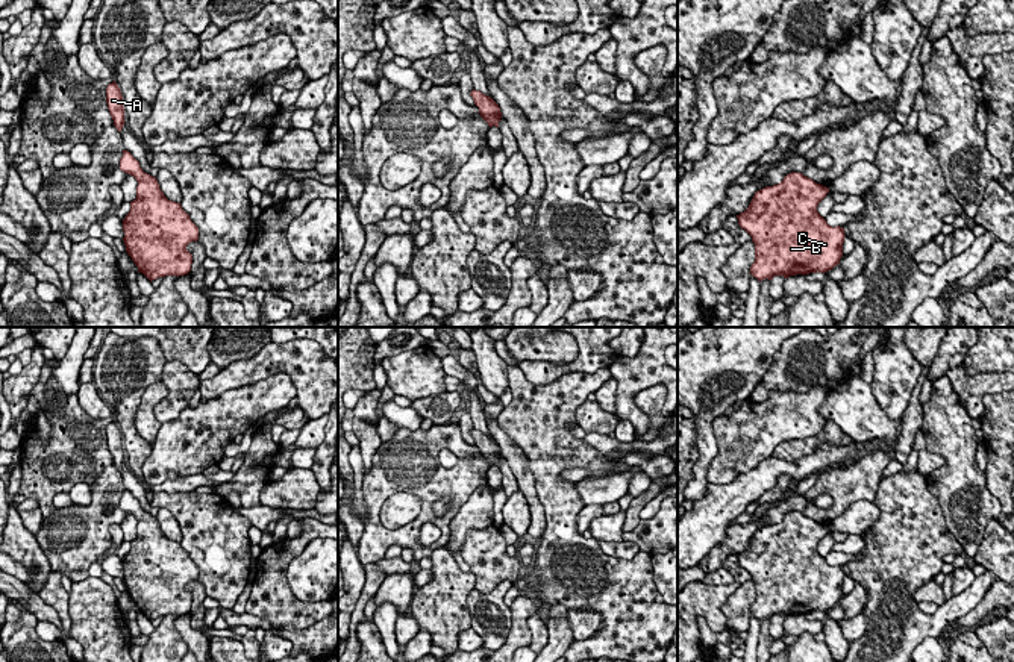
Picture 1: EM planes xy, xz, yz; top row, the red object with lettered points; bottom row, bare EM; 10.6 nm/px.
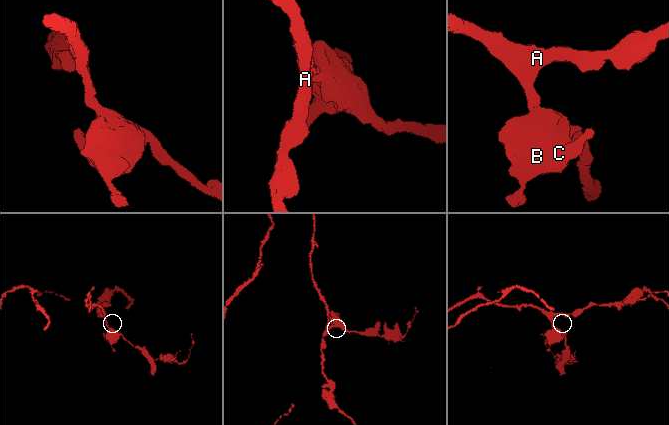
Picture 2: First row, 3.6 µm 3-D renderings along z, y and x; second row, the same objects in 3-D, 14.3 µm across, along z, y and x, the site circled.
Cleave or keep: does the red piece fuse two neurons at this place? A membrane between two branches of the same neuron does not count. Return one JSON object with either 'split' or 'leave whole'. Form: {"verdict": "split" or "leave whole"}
{"verdict": "split"}

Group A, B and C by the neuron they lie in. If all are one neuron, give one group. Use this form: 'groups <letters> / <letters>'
groups A / B C

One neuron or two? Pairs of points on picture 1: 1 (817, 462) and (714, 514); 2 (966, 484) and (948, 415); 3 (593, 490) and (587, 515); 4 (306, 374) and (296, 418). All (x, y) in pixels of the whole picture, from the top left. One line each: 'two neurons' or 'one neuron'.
1: one neuron
2: one neuron
3: two neurons
4: two neurons

